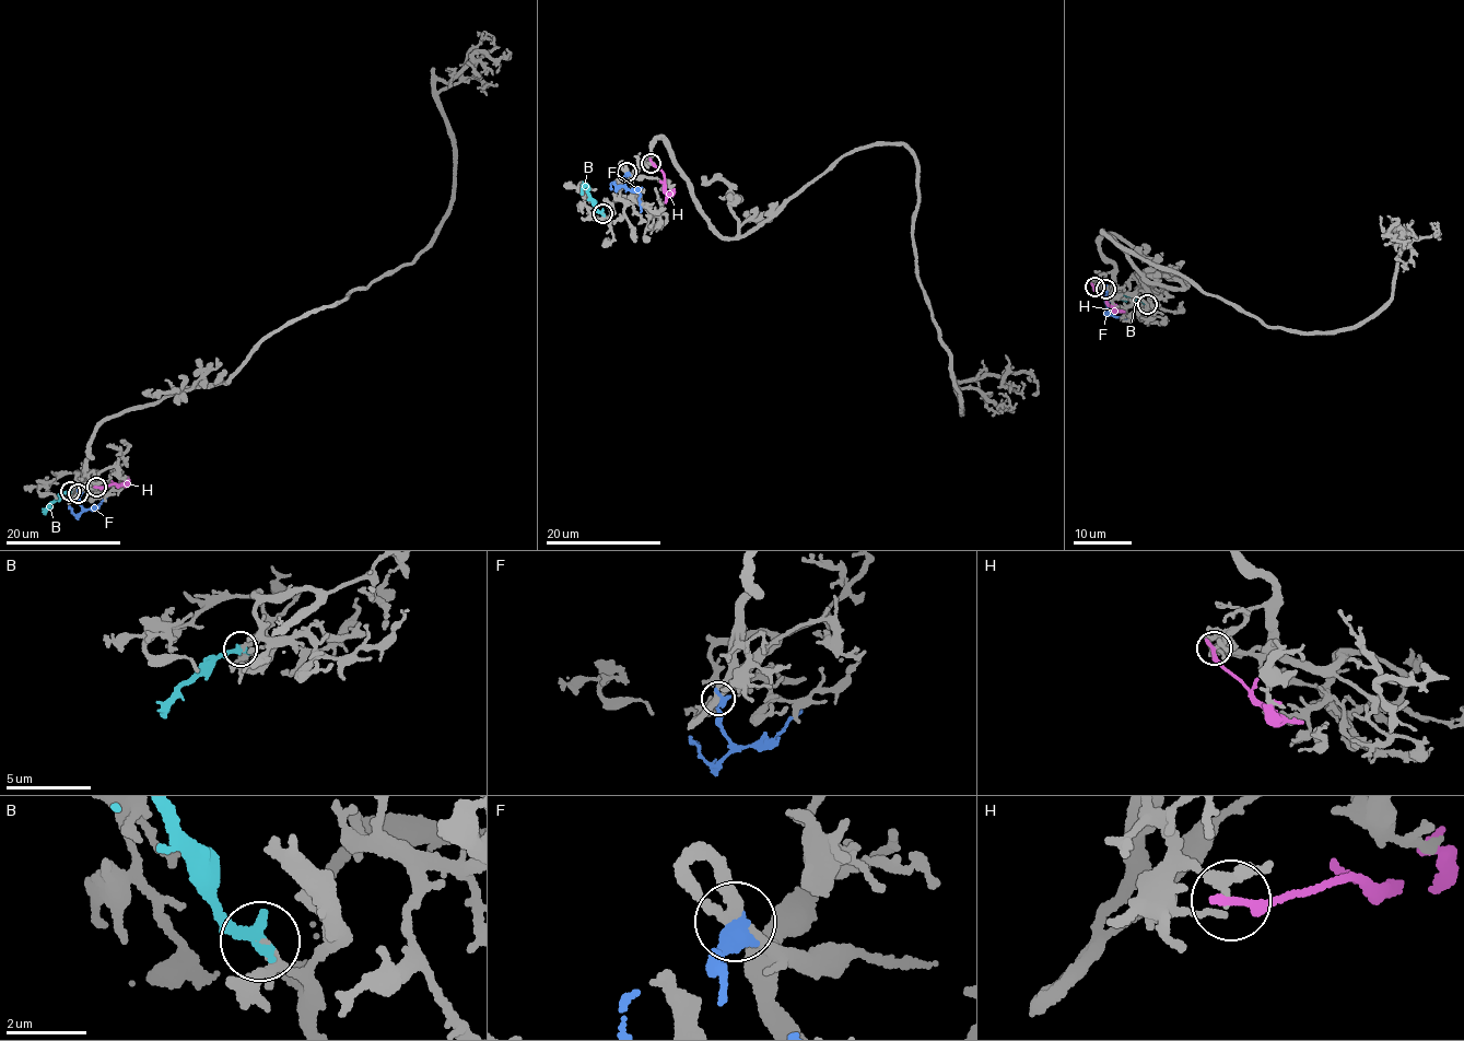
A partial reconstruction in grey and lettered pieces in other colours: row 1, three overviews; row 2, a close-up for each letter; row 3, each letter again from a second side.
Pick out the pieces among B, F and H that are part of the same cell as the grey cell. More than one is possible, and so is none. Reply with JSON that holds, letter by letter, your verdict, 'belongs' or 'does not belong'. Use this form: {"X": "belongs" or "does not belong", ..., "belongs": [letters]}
{"B": "belongs", "F": "does not belong", "H": "does not belong", "belongs": ["B"]}

